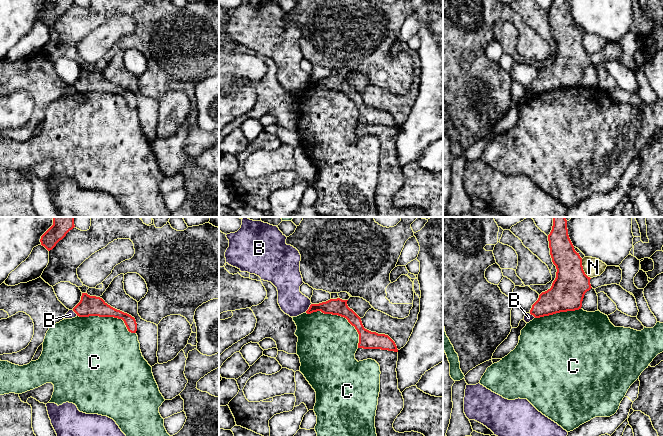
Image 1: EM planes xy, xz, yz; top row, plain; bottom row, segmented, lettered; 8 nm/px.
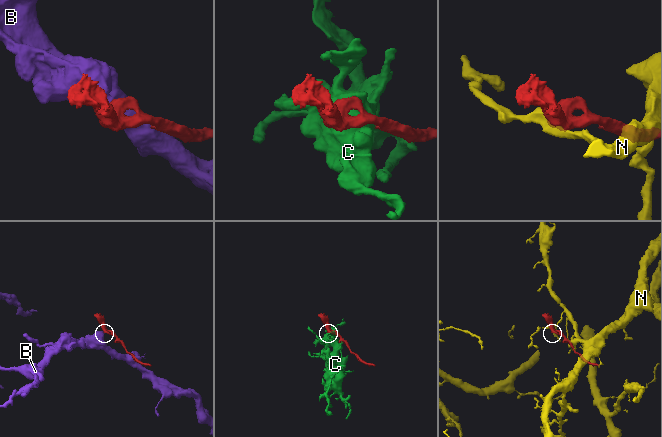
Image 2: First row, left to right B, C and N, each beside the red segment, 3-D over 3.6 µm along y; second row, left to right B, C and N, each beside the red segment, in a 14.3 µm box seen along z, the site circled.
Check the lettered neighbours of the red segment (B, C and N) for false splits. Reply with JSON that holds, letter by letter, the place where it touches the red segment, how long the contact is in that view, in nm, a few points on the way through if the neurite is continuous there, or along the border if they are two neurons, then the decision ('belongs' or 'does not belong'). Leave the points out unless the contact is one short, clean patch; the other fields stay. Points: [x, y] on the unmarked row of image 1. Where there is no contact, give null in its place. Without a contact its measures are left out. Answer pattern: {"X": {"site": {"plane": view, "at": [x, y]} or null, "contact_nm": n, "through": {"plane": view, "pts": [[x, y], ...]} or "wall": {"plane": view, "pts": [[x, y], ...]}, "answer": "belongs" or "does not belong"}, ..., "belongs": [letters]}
{"B": {"site": {"plane": "xz", "at": [309, 83]}, "contact_nm": 90, "wall": {"plane": "xz", "pts": [[311, 79], [305, 87]]}, "answer": "does not belong"}, "C": {"site": {"plane": "xz", "at": [340, 91]}, "contact_nm": 500, "answer": "does not belong"}, "N": {"site": {"plane": "yz", "at": [582, 45]}, "contact_nm": 180, "wall": {"plane": "yz", "pts": [[581, 35], [583, 47], [590, 54]]}, "answer": "does not belong"}, "belongs": []}

